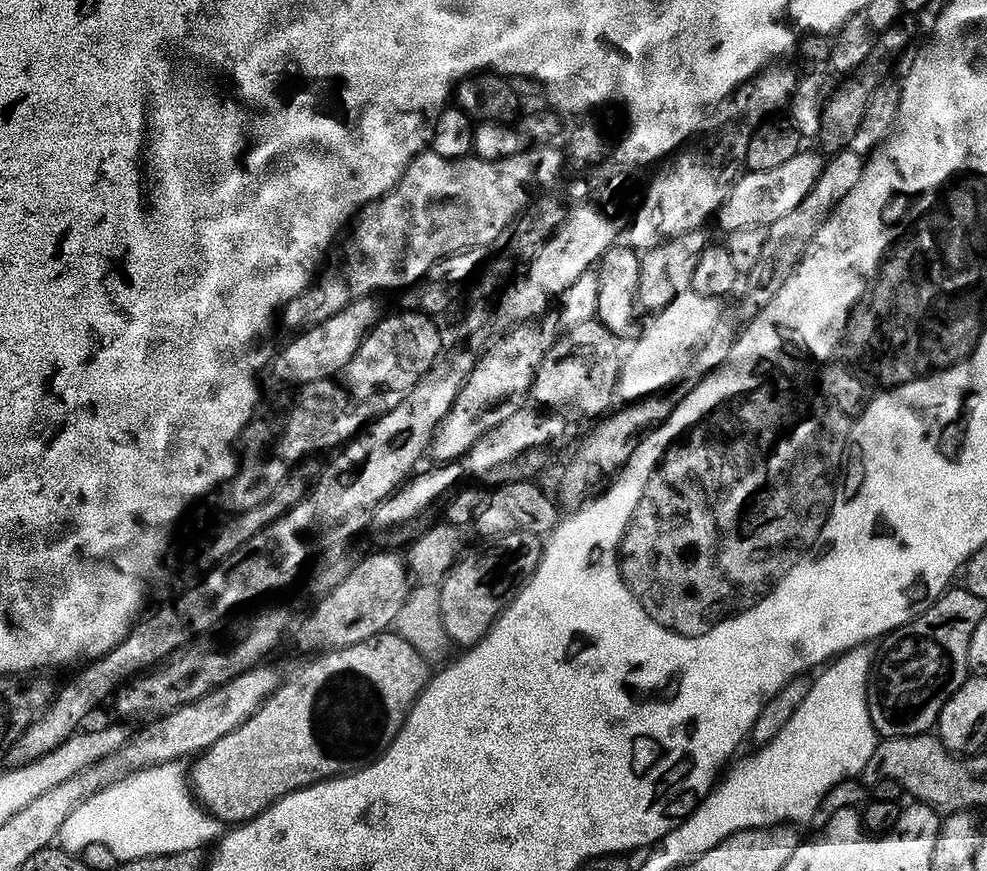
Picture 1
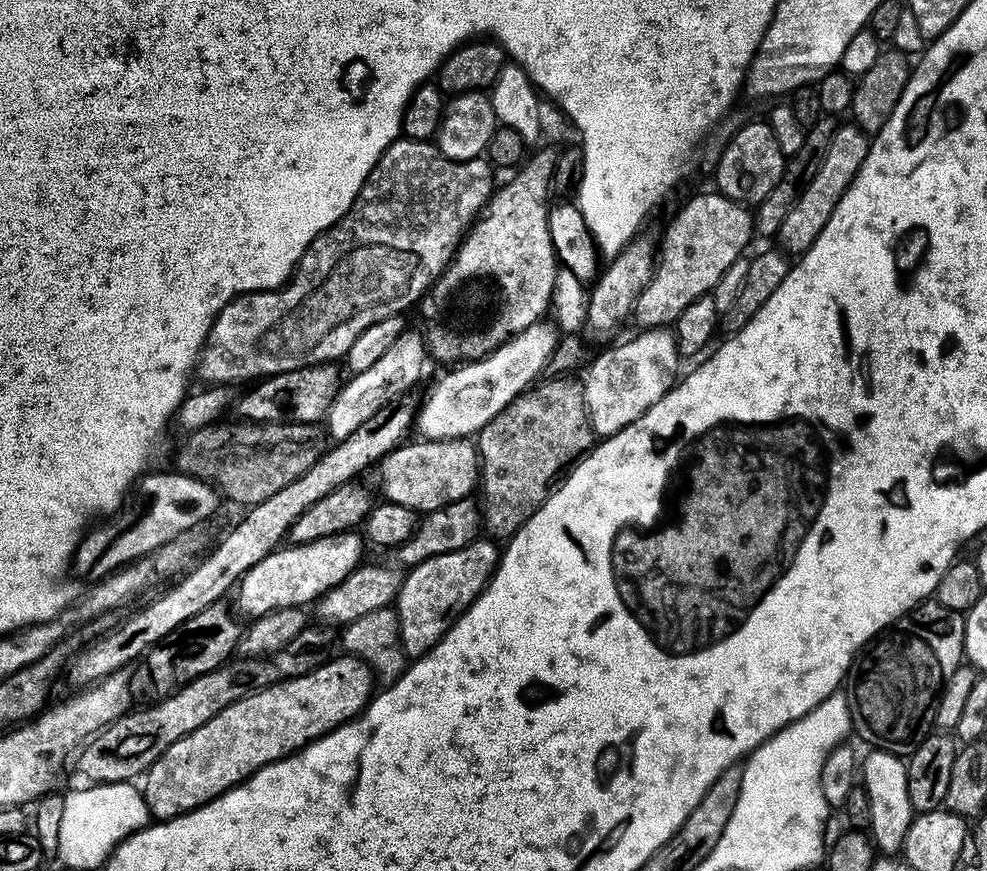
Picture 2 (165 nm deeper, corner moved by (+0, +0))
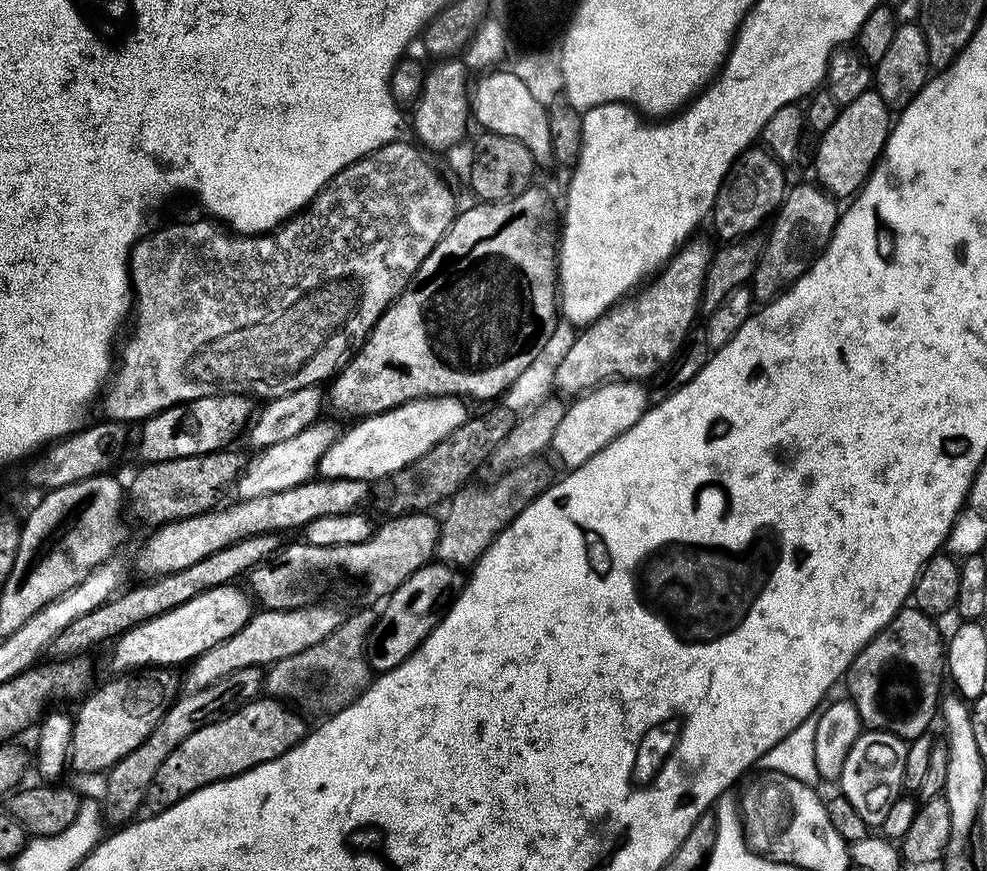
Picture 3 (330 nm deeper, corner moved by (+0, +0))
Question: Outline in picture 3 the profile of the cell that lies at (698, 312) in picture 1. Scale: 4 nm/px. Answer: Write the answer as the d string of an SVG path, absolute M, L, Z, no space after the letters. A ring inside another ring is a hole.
M617 380L601 384L600 387L575 397L565 407L562 422L558 430L554 430L551 451L556 451L556 456L565 464L565 469L582 466L587 460L594 458L598 450L614 442L614 438L630 430L630 426L637 424L649 407L650 401L643 383Z

